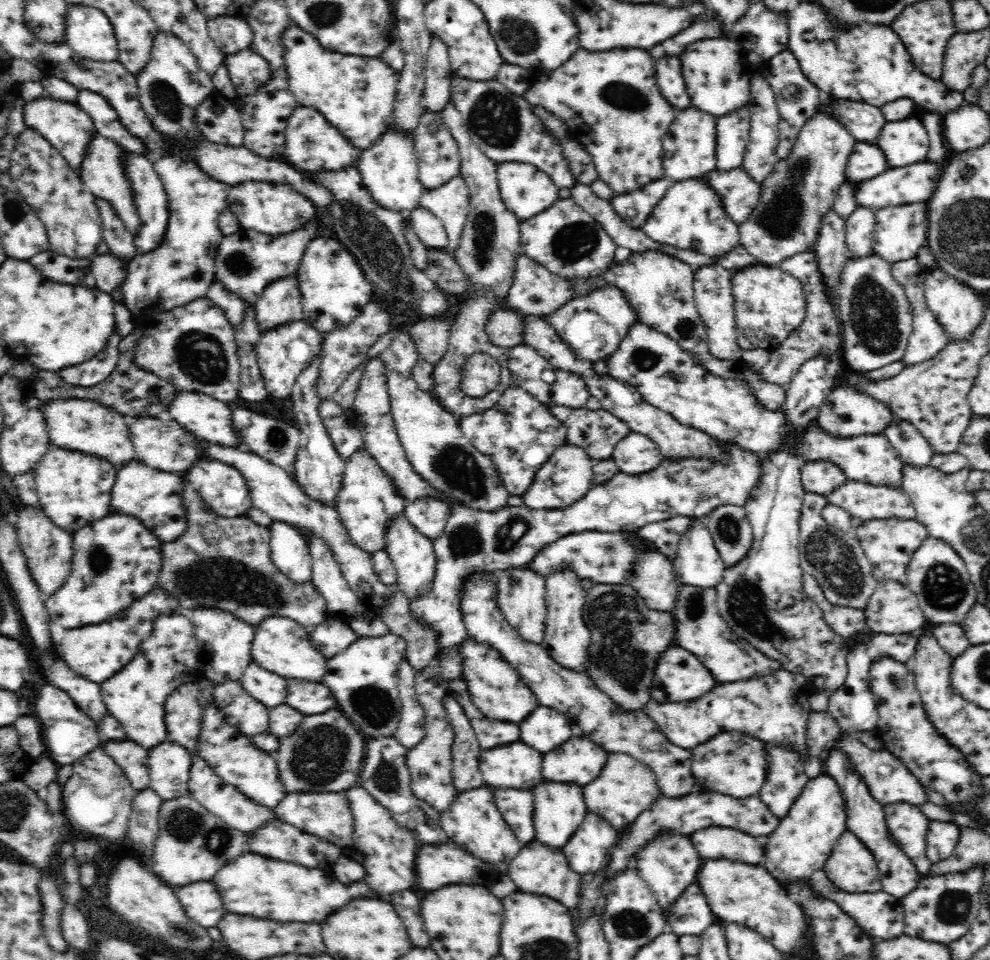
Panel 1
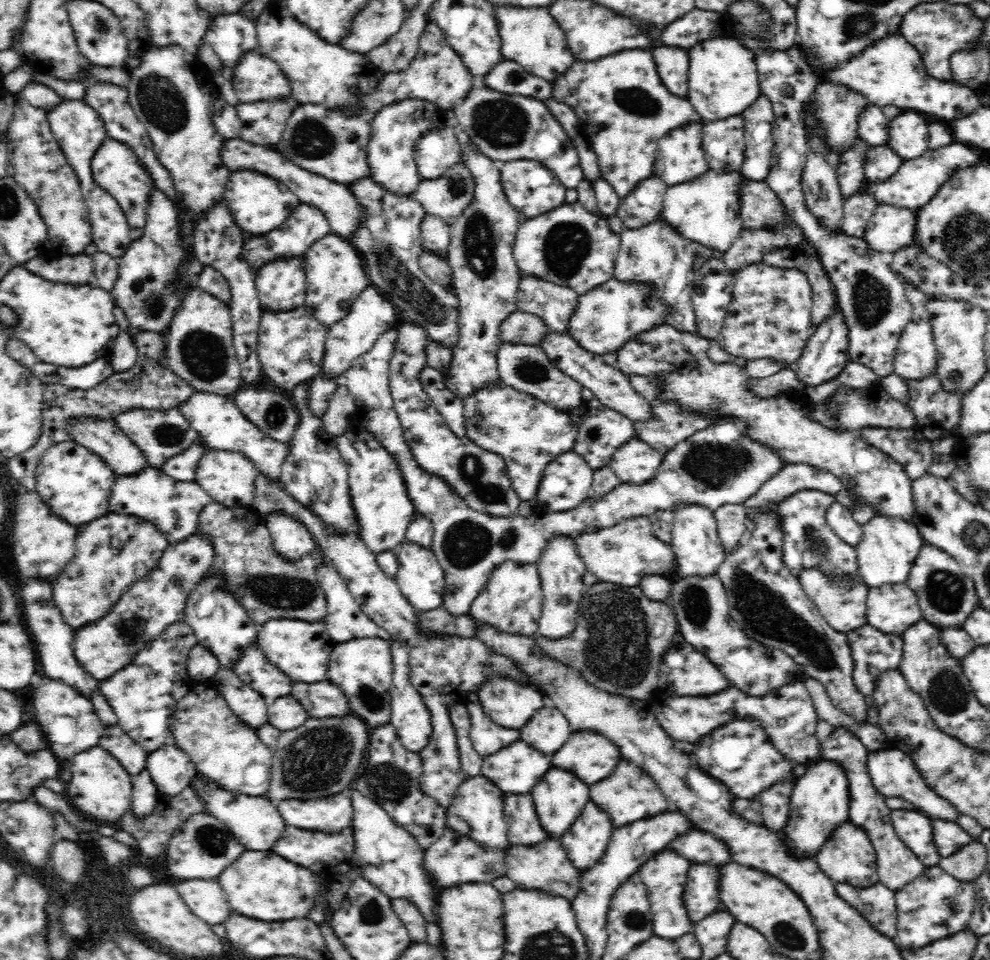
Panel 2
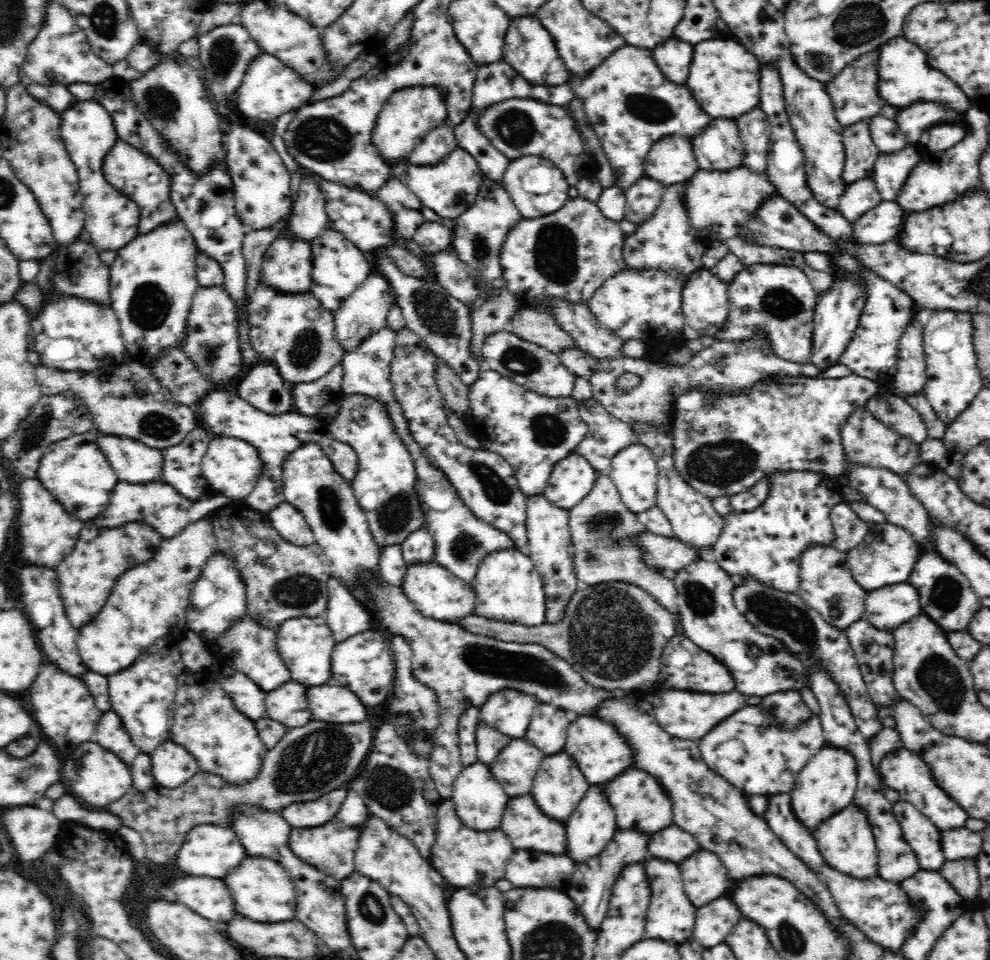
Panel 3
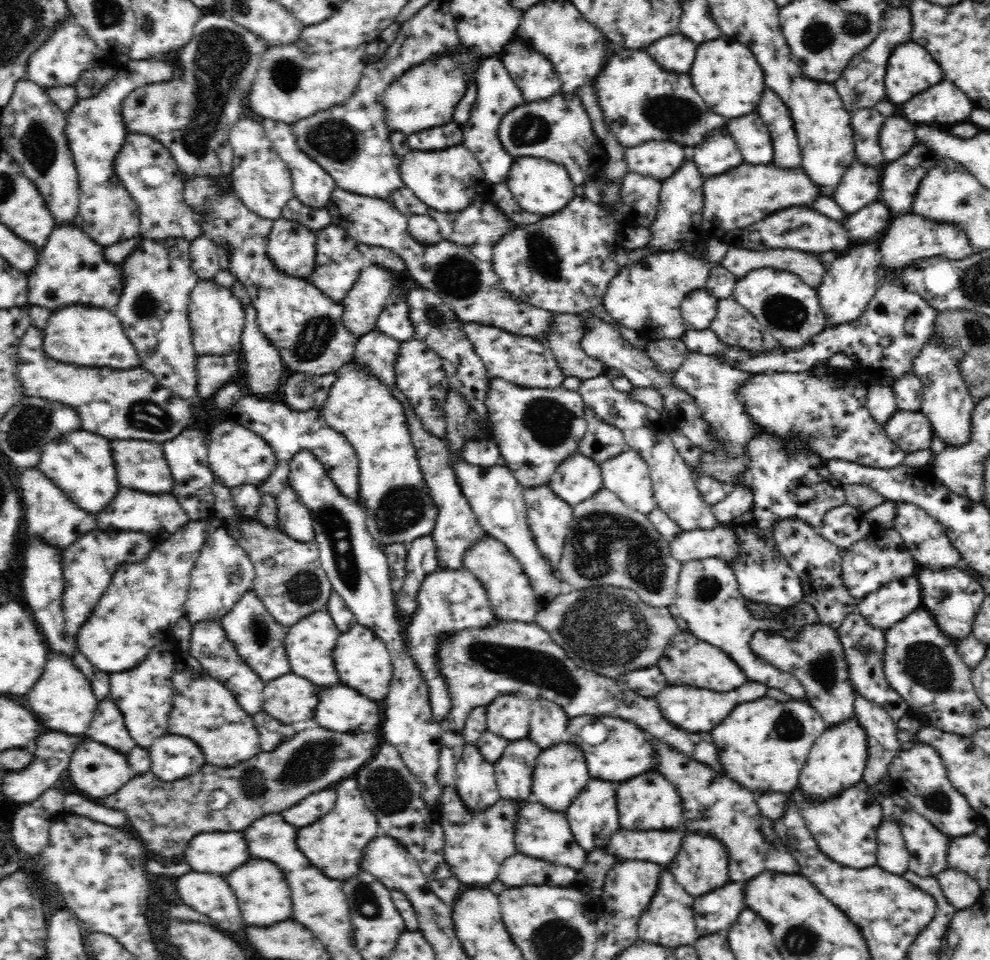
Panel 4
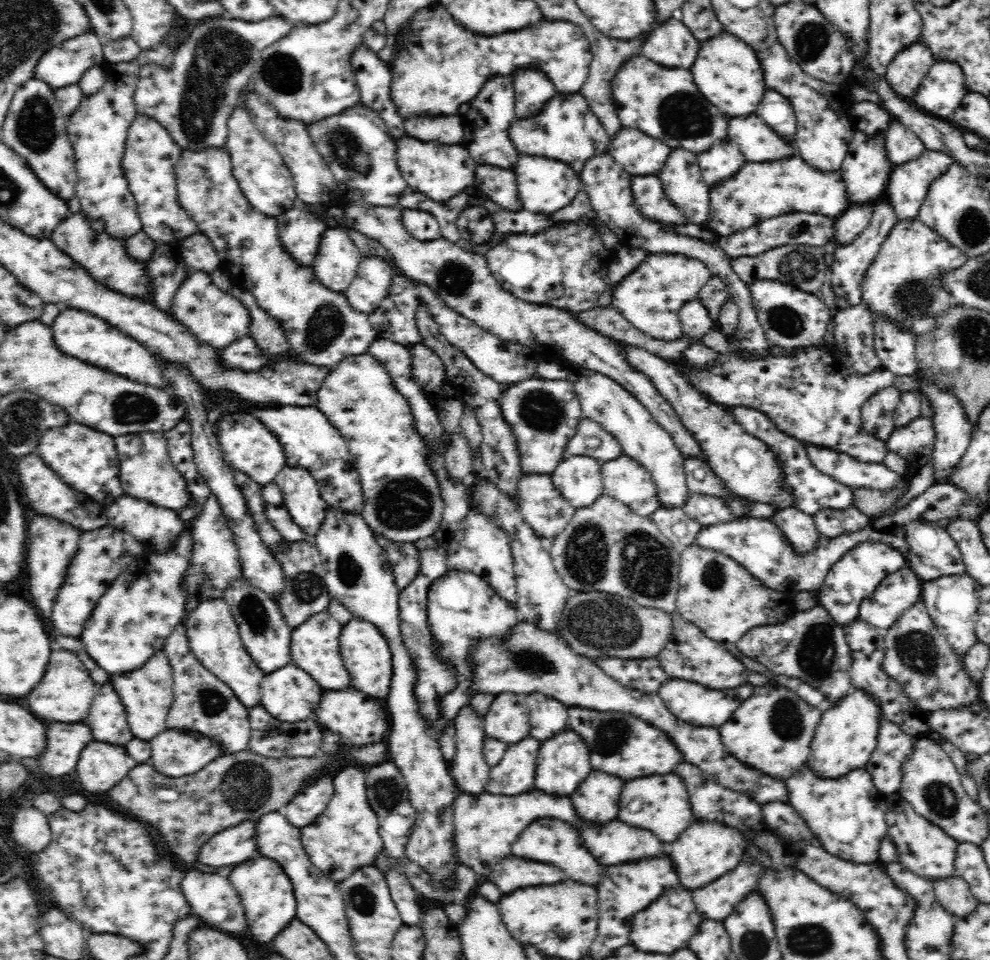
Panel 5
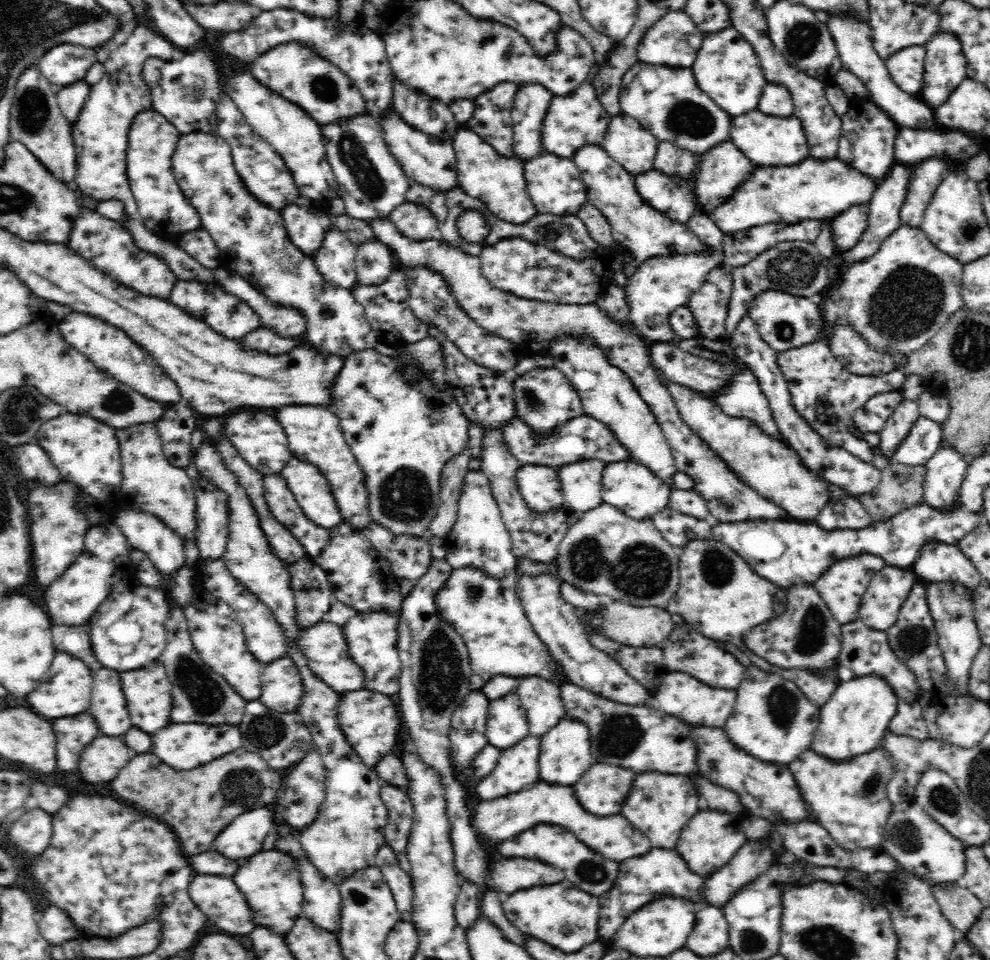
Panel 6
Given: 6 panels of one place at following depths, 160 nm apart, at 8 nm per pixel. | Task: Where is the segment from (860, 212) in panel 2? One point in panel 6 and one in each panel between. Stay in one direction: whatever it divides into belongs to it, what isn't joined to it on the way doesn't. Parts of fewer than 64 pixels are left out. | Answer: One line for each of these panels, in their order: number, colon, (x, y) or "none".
3: (859, 197)
4: (860, 186)
5: (866, 168)
6: (873, 147)

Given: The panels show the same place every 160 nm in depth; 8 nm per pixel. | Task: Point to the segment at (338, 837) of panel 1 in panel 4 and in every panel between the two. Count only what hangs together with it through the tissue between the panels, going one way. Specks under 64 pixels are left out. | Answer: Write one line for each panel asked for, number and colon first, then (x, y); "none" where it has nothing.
2: (332, 814)
3: (300, 815)
4: (305, 813)

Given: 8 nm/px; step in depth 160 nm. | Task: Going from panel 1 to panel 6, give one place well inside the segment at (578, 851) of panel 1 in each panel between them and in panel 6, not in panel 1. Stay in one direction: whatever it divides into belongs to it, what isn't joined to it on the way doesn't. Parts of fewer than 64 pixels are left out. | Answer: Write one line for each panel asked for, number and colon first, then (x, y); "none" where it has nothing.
2: (585, 843)
3: (592, 826)
4: (593, 817)
5: (596, 802)
6: (602, 790)

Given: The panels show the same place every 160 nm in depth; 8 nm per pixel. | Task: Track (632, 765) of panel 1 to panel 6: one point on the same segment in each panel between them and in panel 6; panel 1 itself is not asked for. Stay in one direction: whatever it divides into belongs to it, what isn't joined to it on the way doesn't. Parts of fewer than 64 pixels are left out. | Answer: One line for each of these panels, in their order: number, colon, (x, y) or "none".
2: (628, 794)
3: (640, 803)
4: (648, 802)
5: (660, 803)
6: (660, 805)

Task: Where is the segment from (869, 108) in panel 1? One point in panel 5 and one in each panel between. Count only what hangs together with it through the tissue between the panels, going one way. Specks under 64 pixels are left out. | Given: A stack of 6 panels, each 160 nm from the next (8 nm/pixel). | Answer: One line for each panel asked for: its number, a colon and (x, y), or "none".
2: (872, 123)
3: (886, 136)
4: (896, 137)
5: (902, 145)

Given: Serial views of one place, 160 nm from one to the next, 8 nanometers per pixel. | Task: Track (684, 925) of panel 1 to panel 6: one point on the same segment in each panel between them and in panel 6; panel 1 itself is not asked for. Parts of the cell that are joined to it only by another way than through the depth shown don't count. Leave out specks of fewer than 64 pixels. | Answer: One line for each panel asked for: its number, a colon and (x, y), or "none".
2: (700, 897)
3: (704, 878)
4: (702, 867)
5: (707, 850)
6: (711, 839)

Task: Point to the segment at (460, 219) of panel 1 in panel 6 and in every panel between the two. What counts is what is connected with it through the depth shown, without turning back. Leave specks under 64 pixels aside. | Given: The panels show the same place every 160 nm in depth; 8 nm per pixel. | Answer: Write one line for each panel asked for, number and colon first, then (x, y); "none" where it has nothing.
2: (448, 196)
3: (449, 188)
4: (447, 180)
5: (441, 172)
6: (430, 161)

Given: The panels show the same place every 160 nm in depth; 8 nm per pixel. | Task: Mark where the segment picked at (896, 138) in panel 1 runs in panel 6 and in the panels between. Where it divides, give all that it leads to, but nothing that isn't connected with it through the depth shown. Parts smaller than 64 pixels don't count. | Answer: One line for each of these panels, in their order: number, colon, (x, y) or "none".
2: (908, 134)
3: (915, 120)
4: (944, 102)
5: (941, 93)
6: (945, 66)

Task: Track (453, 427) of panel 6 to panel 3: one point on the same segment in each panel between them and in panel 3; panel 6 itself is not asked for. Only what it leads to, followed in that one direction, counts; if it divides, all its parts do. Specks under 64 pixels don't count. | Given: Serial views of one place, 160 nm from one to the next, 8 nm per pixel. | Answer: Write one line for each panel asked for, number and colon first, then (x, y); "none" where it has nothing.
3: (384, 484)
4: (398, 506)
5: (402, 503)

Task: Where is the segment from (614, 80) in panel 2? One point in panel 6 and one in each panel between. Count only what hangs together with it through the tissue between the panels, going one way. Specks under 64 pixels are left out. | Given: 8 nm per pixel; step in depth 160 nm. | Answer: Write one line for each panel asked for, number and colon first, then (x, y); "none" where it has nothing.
3: (630, 105)
4: (641, 102)
5: (664, 103)
6: (666, 101)

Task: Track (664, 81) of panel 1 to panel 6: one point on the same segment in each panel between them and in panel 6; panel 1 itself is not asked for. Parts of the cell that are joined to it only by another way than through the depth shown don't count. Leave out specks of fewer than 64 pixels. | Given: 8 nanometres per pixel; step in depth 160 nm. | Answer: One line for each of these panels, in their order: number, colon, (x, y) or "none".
2: (672, 63)
3: (674, 57)
4: (675, 53)
5: (672, 45)
6: (674, 40)

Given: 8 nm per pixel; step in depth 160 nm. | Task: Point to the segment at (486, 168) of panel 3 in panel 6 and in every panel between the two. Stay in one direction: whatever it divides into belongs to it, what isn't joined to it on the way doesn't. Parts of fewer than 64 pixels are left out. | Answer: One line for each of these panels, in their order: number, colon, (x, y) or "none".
4: (497, 93)
5: (492, 110)
6: (491, 120)

